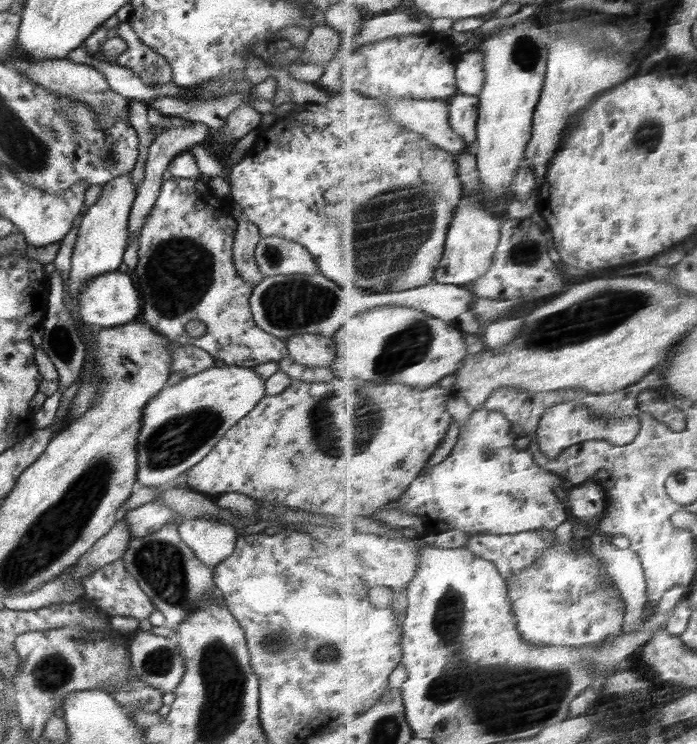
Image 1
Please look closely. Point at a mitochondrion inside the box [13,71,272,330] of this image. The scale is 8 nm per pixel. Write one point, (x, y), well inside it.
(181, 269)

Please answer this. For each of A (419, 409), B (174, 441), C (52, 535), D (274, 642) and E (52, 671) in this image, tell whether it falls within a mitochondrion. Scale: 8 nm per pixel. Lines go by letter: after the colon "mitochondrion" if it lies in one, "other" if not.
A: other
B: mitochondrion
C: mitochondrion
D: mitochondrion
E: mitochondrion

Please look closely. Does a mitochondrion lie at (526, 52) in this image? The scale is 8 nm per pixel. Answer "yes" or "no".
yes

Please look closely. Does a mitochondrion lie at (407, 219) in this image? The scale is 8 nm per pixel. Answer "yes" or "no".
yes

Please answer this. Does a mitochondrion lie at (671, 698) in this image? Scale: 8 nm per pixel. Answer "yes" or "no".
no

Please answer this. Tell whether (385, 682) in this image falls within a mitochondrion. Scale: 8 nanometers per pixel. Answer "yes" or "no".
no

